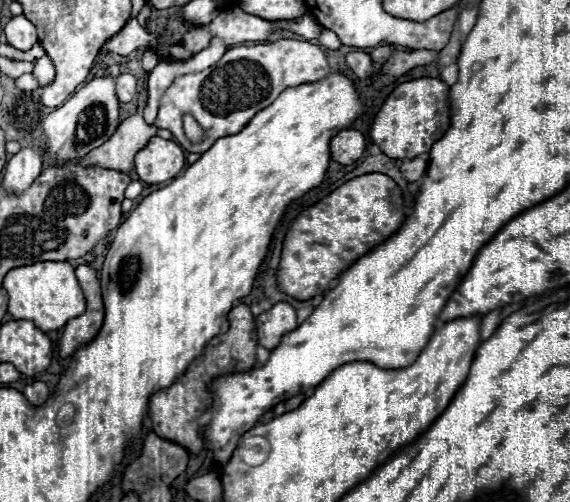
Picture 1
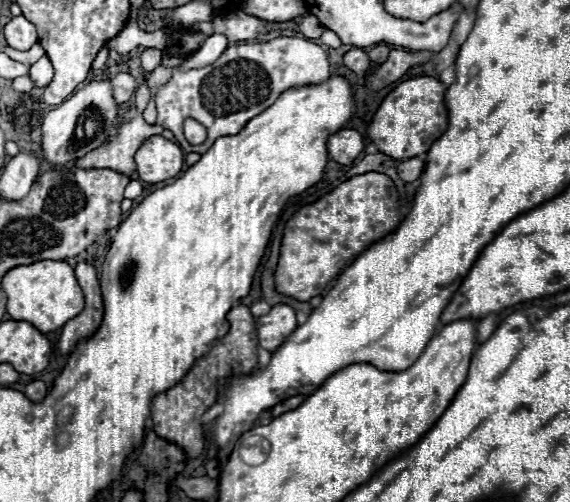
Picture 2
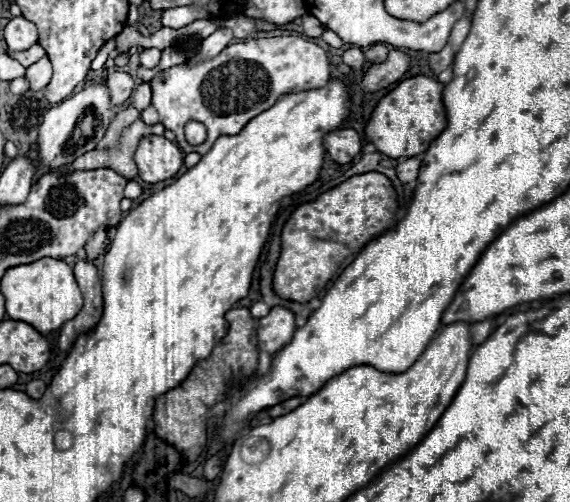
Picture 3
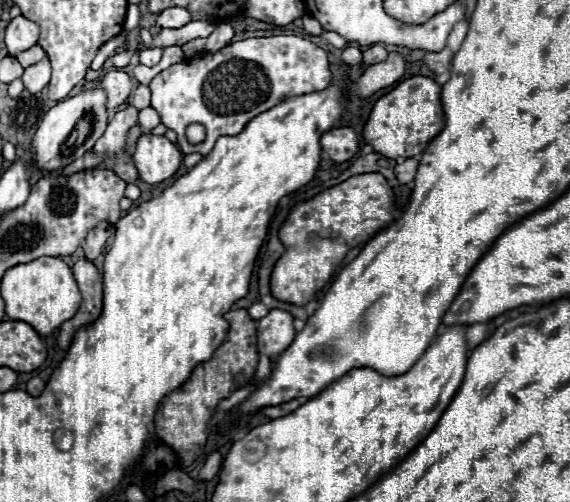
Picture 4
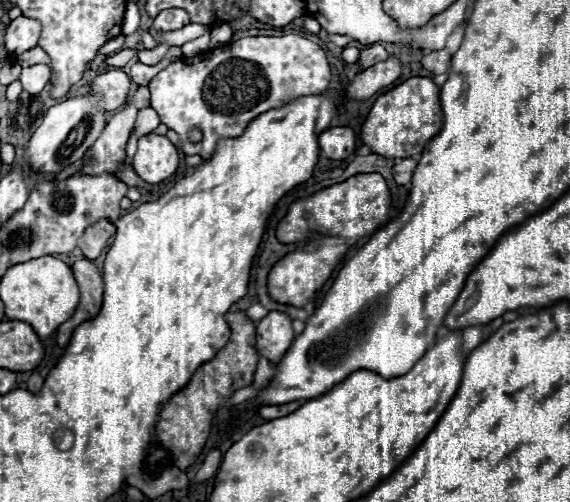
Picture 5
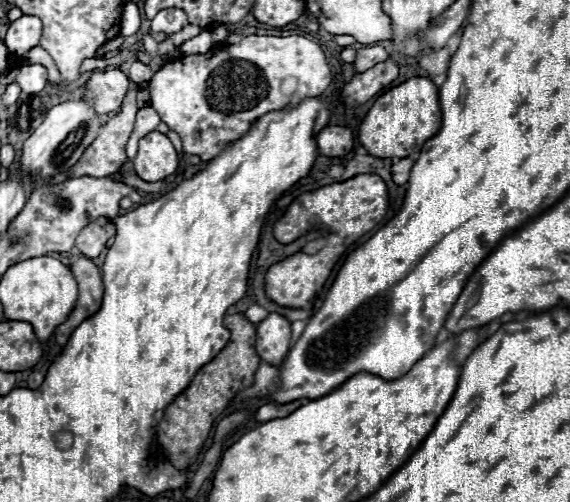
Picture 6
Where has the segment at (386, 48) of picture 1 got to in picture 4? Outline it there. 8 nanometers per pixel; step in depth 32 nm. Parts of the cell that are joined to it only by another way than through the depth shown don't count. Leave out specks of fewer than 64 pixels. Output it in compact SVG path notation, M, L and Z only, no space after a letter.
M374 44L368 50L364 50L362 60L364 60L364 66L370 66L370 64L378 64L378 62L386 60L386 56L388 56L388 50L380 44Z

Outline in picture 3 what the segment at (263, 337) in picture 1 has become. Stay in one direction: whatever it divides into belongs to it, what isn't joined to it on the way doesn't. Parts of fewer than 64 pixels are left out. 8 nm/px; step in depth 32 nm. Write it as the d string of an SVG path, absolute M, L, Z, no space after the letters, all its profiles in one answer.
M274 306L268 316L258 318L258 348L270 354L276 354L280 348L284 348L294 330L294 312L284 306Z

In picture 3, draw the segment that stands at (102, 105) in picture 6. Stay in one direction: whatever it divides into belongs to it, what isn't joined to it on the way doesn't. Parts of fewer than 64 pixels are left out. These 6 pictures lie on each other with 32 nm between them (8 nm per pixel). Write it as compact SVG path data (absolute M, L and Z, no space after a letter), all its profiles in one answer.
M112 72L112 74L108 74L106 84L110 88L110 98L112 98L114 106L124 104L132 96L132 92L136 88L134 78L130 74L126 74L126 72Z

